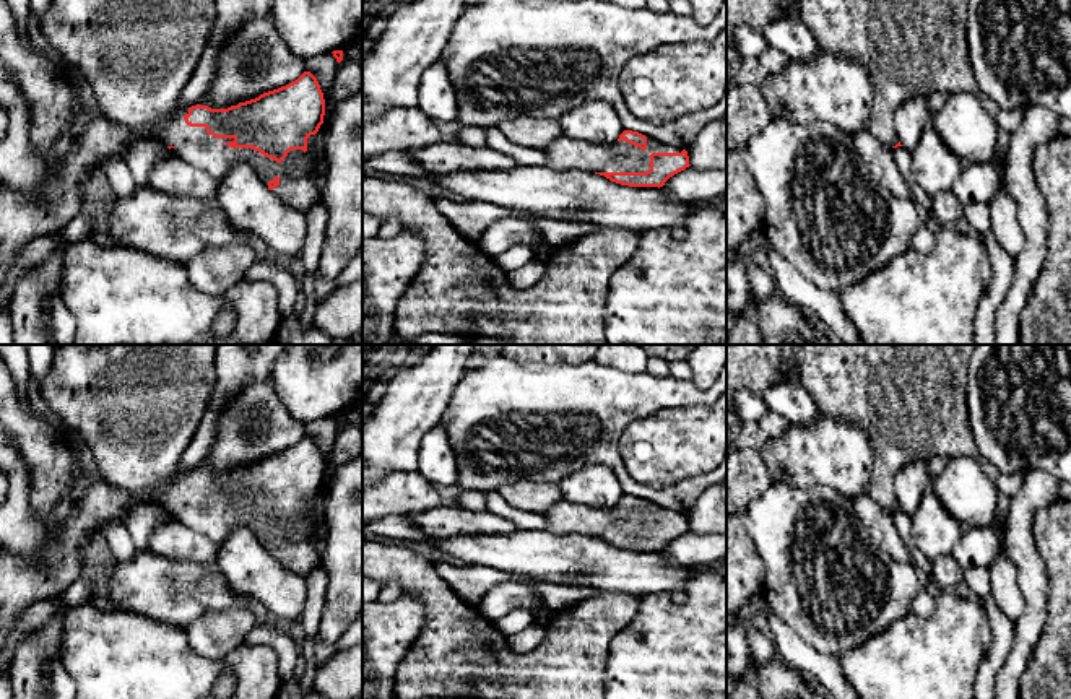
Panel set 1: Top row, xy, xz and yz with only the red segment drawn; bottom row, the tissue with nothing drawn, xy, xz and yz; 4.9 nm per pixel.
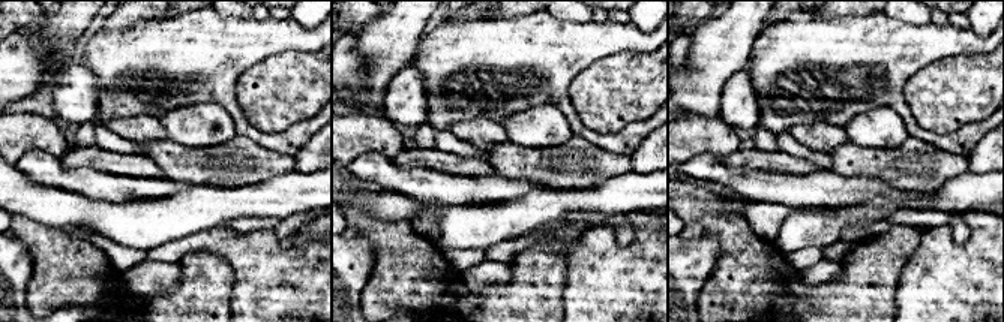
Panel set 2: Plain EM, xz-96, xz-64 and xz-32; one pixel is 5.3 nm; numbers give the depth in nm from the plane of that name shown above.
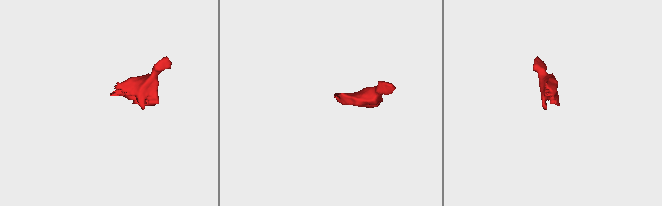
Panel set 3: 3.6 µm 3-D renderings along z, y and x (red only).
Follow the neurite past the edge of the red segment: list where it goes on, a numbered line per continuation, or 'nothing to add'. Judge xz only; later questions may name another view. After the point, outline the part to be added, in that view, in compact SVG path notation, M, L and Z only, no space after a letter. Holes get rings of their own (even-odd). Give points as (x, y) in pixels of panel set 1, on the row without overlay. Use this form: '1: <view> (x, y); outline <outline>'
1: xz (564, 517); outline M561 501L546 514L546 530L556 535L588 536L647 536L652 517L681 517L681 512L647 502L647 514L629 509L626 504L613 509L593 509L575 502Z

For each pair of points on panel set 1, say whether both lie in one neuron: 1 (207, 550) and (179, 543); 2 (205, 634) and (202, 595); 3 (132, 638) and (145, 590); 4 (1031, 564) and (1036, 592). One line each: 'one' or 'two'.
1: one
2: two
3: two
4: one

